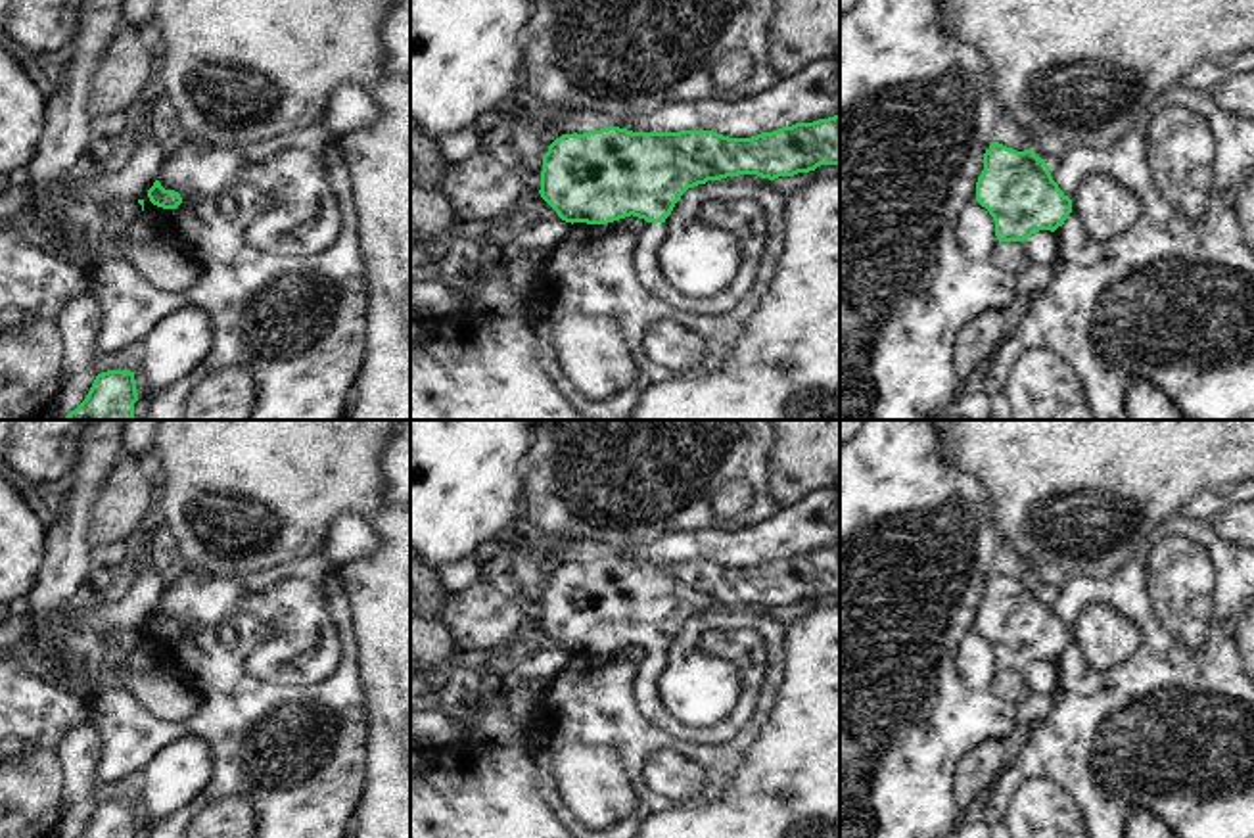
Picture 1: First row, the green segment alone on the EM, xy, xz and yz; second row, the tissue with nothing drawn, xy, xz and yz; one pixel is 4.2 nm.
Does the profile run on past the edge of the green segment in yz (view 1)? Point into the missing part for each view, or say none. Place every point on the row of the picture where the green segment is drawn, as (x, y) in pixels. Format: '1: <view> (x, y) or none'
1: yz (1107, 208)

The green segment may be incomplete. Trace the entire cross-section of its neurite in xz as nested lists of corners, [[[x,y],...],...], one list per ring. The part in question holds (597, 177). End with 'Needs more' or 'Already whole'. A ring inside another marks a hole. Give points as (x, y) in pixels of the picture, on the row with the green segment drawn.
[[[840,113],[813,123],[796,123],[752,138],[729,138],[713,130],[679,132],[633,132],[619,127],[589,130],[583,134],[562,134],[543,155],[541,198],[566,222],[608,224],[625,217],[646,221],[635,244],[635,274],[656,297],[679,311],[692,314],[721,314],[732,311],[754,286],[757,259],[765,251],[769,222],[765,213],[752,199],[719,199],[709,196],[700,201],[696,221],[704,226],[729,230],[742,259],[736,276],[717,293],[706,297],[686,295],[675,290],[658,267],[658,247],[665,240],[665,219],[681,196],[708,180],[721,180],[738,175],[757,175],[775,180],[798,173],[815,171],[821,165],[840,165]]]. Needs more

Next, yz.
[[[999,142],[984,153],[976,201],[993,217],[999,242],[1024,242],[1039,230],[1055,232],[1072,211],[1095,242],[1114,242],[1141,219],[1141,201],[1122,180],[1089,173],[1068,198],[1033,150],[1016,151]]]. Needs more

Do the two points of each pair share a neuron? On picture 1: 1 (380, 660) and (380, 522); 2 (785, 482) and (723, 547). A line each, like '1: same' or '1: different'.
1: same
2: different

